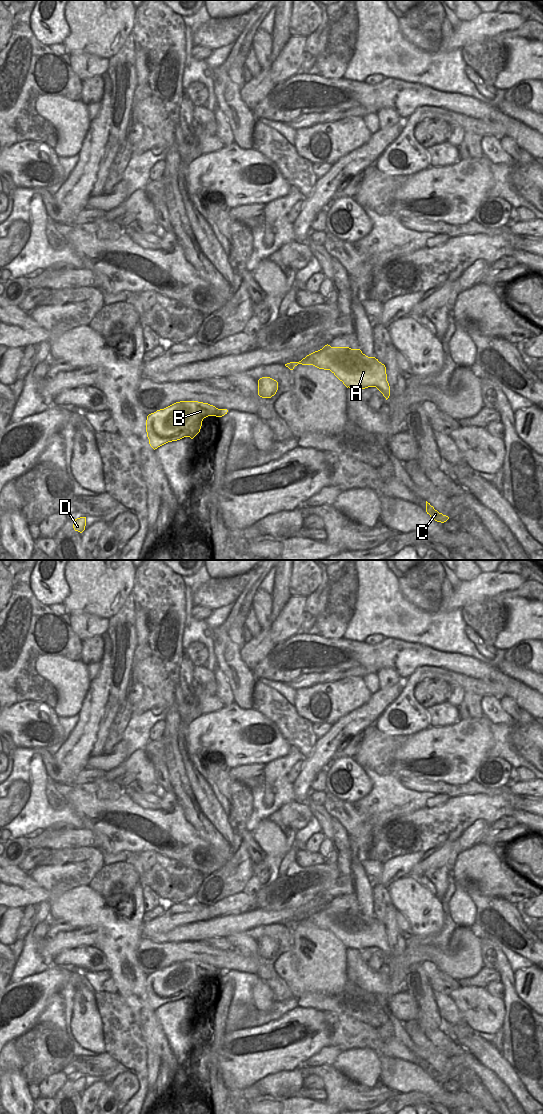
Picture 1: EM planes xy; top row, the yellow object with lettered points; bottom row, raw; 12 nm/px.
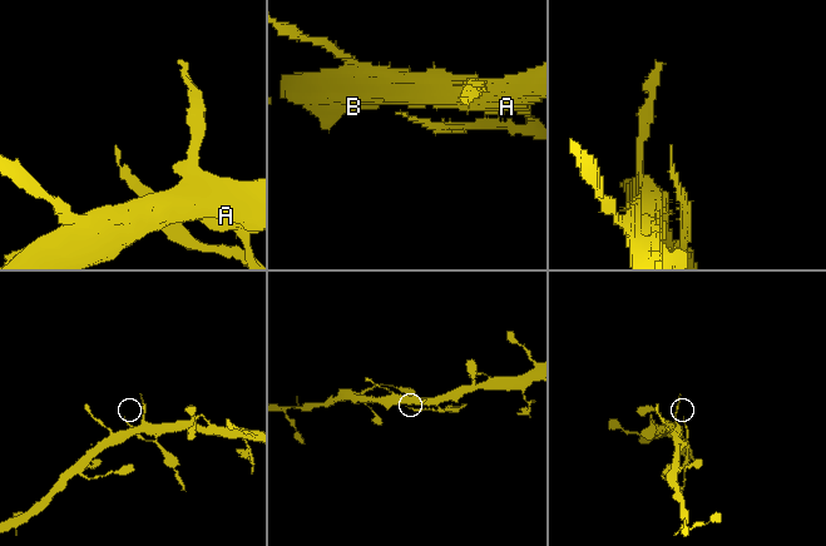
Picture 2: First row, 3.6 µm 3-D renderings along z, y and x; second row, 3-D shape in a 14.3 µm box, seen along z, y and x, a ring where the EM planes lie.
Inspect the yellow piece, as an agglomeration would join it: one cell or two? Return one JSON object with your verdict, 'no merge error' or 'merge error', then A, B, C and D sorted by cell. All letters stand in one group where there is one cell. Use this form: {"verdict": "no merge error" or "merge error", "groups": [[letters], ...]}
{"verdict": "merge error", "groups": [["A", "B", "D"], ["C"]]}

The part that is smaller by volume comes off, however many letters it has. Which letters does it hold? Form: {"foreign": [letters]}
{"foreign": ["C"]}

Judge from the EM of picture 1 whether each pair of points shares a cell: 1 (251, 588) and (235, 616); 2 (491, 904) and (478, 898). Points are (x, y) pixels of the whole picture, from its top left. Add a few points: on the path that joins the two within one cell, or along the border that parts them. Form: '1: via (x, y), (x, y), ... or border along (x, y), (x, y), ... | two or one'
1: via (247, 595), (240, 609) | one
2: via (488, 904), (484, 904), (481, 901) | one

